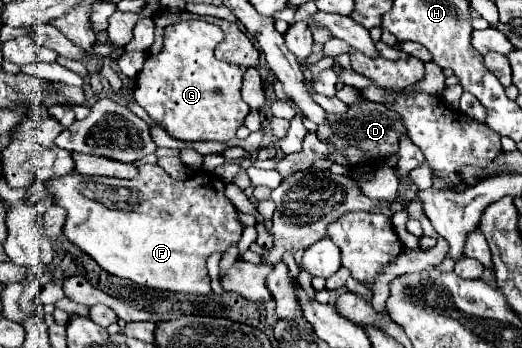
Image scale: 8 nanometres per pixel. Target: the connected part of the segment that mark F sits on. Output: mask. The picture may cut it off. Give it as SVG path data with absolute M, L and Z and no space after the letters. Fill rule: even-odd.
M142 164L138 178L120 180L106 176L68 174L66 178L54 178L54 182L34 182L28 188L24 202L38 204L44 196L50 196L54 204L66 210L64 234L74 246L88 254L102 270L112 276L132 280L140 286L186 292L186 294L210 294L210 276L206 270L206 258L212 252L226 252L230 244L240 240L242 224L238 222L236 206L224 196L224 182L214 174L196 174L184 182L170 178L156 164Z

